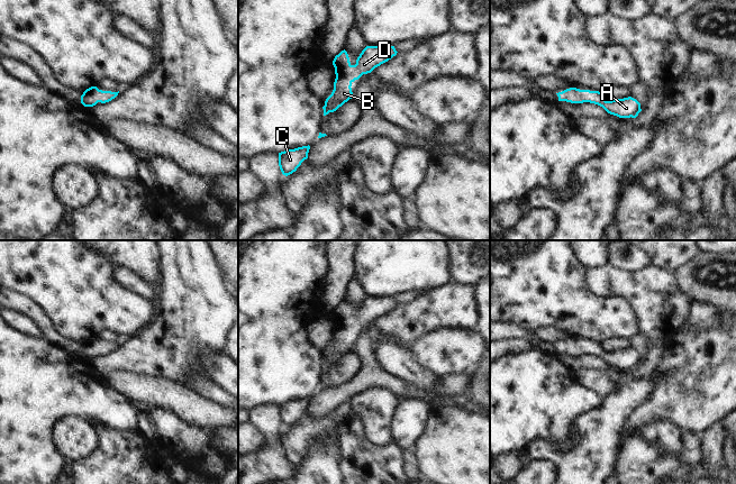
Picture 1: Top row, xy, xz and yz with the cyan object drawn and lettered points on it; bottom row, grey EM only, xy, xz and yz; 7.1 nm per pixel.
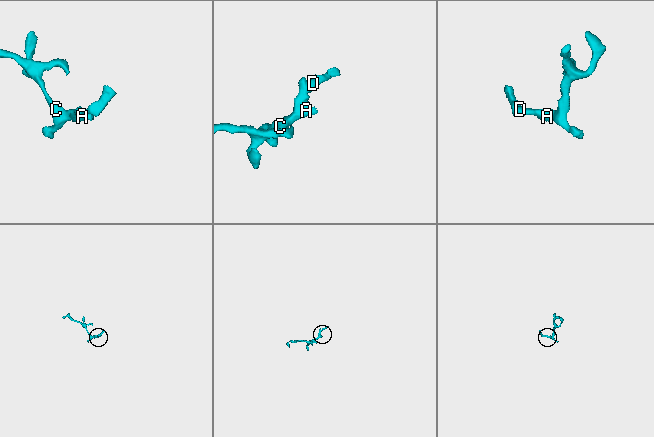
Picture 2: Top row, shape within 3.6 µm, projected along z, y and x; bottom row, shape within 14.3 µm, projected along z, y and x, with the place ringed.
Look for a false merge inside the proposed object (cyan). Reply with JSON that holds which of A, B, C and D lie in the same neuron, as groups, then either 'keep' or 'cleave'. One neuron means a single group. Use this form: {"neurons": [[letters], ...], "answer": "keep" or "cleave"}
{"neurons": [["A", "B", "C", "D"]], "answer": "keep"}

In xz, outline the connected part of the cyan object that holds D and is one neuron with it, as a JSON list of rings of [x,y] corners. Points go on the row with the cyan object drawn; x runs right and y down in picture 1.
[[[366,46],[357,57],[355,65],[351,64],[345,49],[336,55],[333,61],[336,74],[334,90],[322,107],[324,116],[336,111],[354,97],[351,86],[355,80],[358,80],[363,74],[371,73],[375,67],[396,56],[397,53],[394,46]]]

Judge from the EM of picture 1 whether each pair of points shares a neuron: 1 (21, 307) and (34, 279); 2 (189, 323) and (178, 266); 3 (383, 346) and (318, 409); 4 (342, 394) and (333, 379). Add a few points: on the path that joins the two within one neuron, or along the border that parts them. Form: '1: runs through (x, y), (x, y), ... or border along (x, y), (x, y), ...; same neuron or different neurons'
1: border along (11, 290), (28, 297), (45, 314); different neurons
2: runs through (189, 309), (189, 281); same neuron
3: border along (373, 337), (373, 357), (391, 375); different neurons
4: border along (359, 370), (348, 380), (327, 387); different neurons

